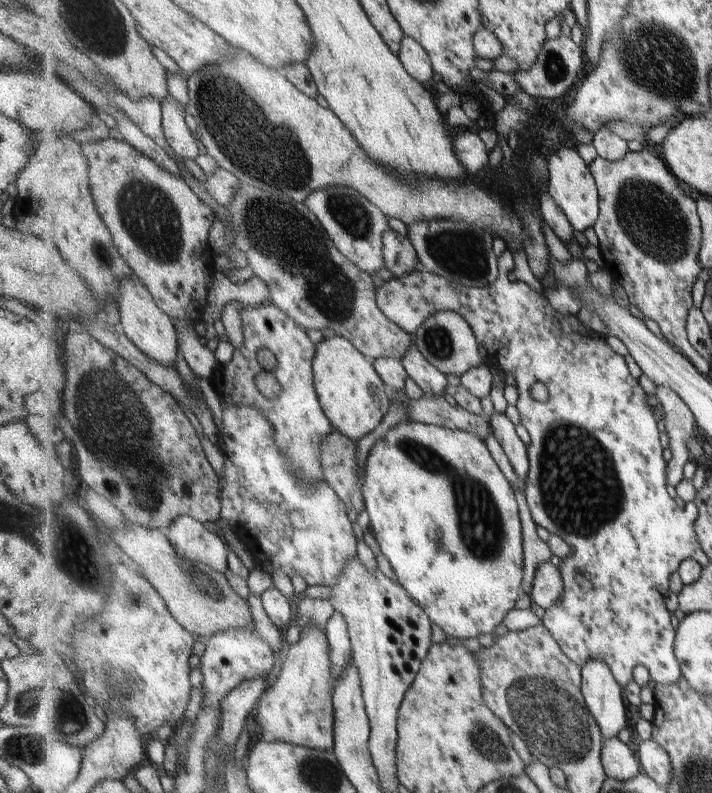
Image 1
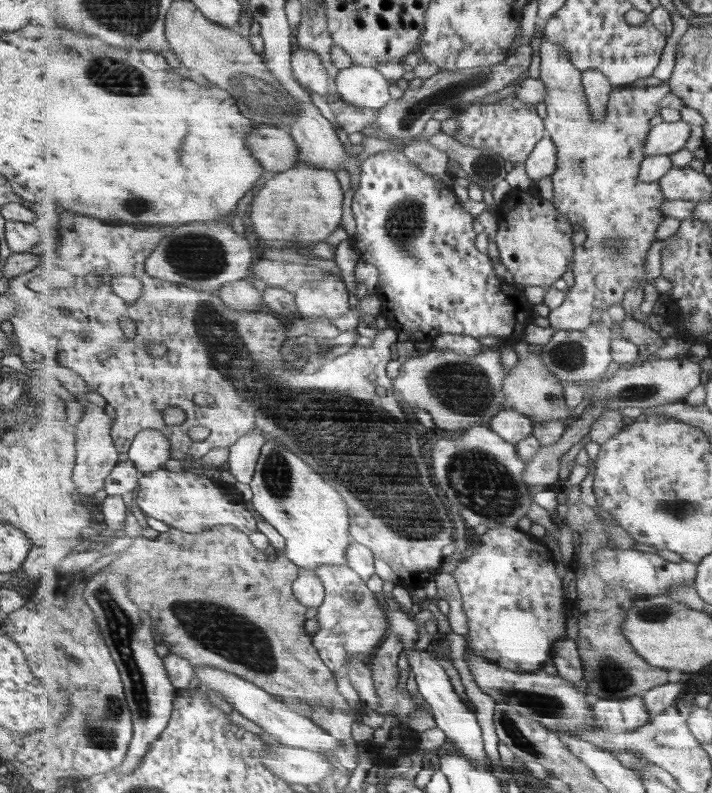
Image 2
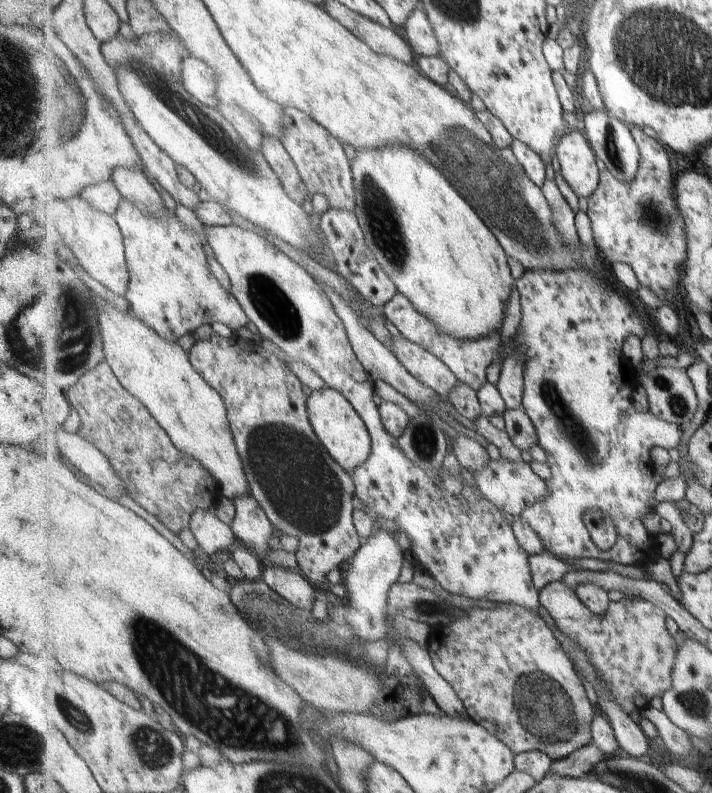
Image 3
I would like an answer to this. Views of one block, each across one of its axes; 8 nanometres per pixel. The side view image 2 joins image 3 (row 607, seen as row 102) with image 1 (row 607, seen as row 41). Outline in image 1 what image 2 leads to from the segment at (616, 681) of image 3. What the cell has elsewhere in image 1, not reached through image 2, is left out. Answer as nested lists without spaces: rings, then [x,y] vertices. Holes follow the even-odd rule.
[[[546,561],[543,562],[535,574],[532,600],[543,609],[547,610],[553,607],[562,599],[564,592],[564,581],[560,567]]]

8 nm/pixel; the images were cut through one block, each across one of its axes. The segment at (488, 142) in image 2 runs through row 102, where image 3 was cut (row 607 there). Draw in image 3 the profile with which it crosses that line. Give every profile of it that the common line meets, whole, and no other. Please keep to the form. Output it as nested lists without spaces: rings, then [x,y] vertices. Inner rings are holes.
[[[503,603],[493,610],[484,611],[474,608],[473,612],[467,618],[457,620],[457,622],[453,622],[450,625],[441,626],[439,632],[436,634],[436,639],[430,641],[427,646],[435,669],[453,686],[455,693],[461,698],[465,706],[467,715],[477,721],[477,724],[481,724],[483,728],[487,728],[489,732],[497,735],[499,740],[503,741],[503,744],[509,745],[514,750],[515,754],[541,750],[549,755],[552,760],[563,760],[565,756],[570,756],[571,752],[592,742],[591,726],[595,718],[593,704],[587,698],[587,690],[581,684],[581,678],[577,676],[573,661],[567,656],[565,650],[561,648],[561,644],[559,644],[559,641],[555,638],[553,632],[551,632],[551,628],[547,626],[547,622],[539,614],[535,614],[529,608],[523,608],[519,604]]]

